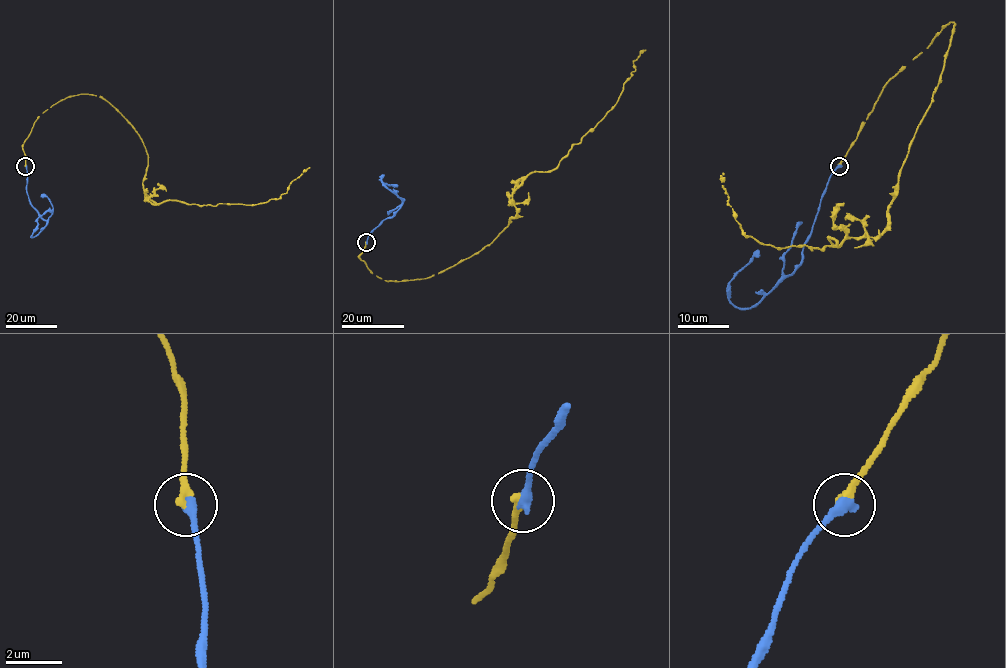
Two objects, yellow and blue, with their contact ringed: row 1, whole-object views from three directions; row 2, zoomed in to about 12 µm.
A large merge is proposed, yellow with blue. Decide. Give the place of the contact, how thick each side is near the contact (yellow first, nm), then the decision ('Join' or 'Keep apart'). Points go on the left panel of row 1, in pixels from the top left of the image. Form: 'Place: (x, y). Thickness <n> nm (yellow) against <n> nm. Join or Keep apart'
Place: (25, 166). Thickness 340 nm (yellow) against 420 nm. Join

